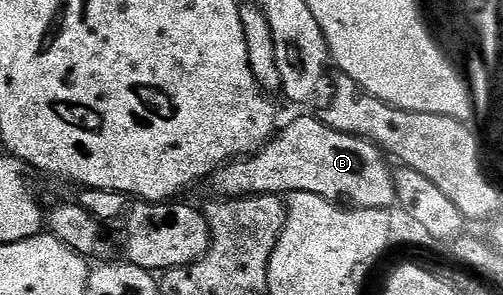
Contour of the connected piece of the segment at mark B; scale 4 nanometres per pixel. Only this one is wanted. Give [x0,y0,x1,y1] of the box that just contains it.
[214,117,396,211]

